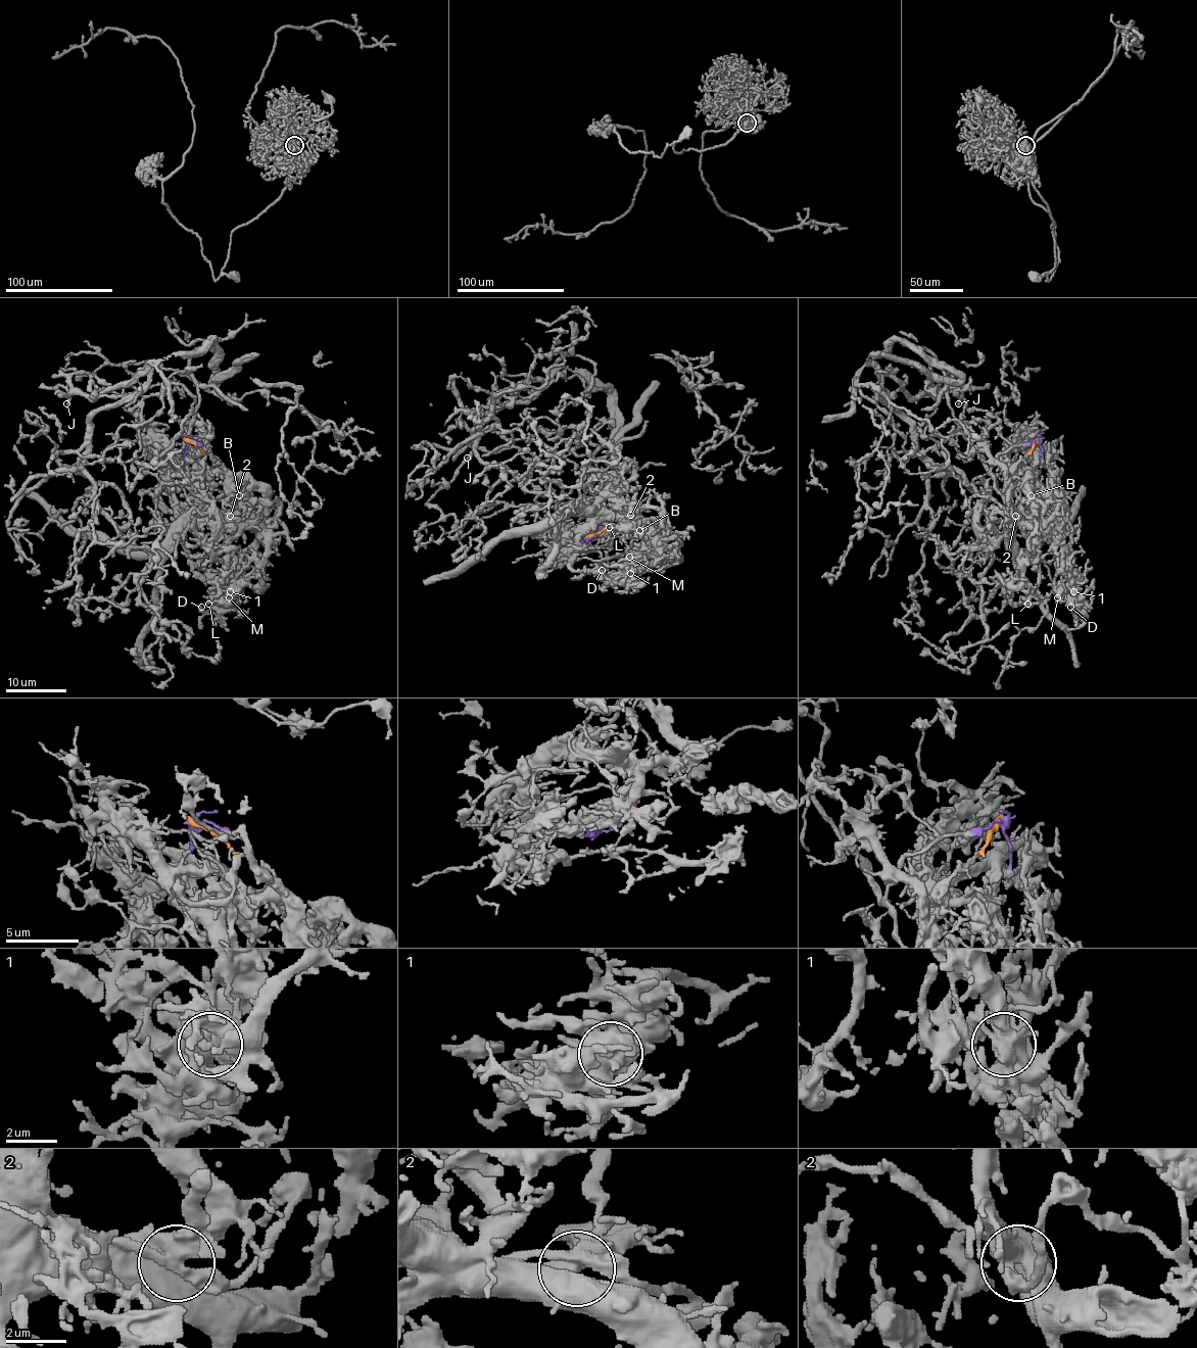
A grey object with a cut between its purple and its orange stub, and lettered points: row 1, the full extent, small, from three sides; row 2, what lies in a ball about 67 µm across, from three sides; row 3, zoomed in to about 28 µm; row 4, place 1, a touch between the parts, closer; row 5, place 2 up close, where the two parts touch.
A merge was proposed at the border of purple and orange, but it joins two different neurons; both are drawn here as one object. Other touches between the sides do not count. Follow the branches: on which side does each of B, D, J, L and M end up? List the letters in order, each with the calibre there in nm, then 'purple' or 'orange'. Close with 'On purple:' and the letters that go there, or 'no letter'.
B: 220 nm thick; orange
D: 100 nm thick; orange
J: 200 nm thick; purple
L: 240 nm thick; orange
M: 320 nm thick; orange
On purple: J

